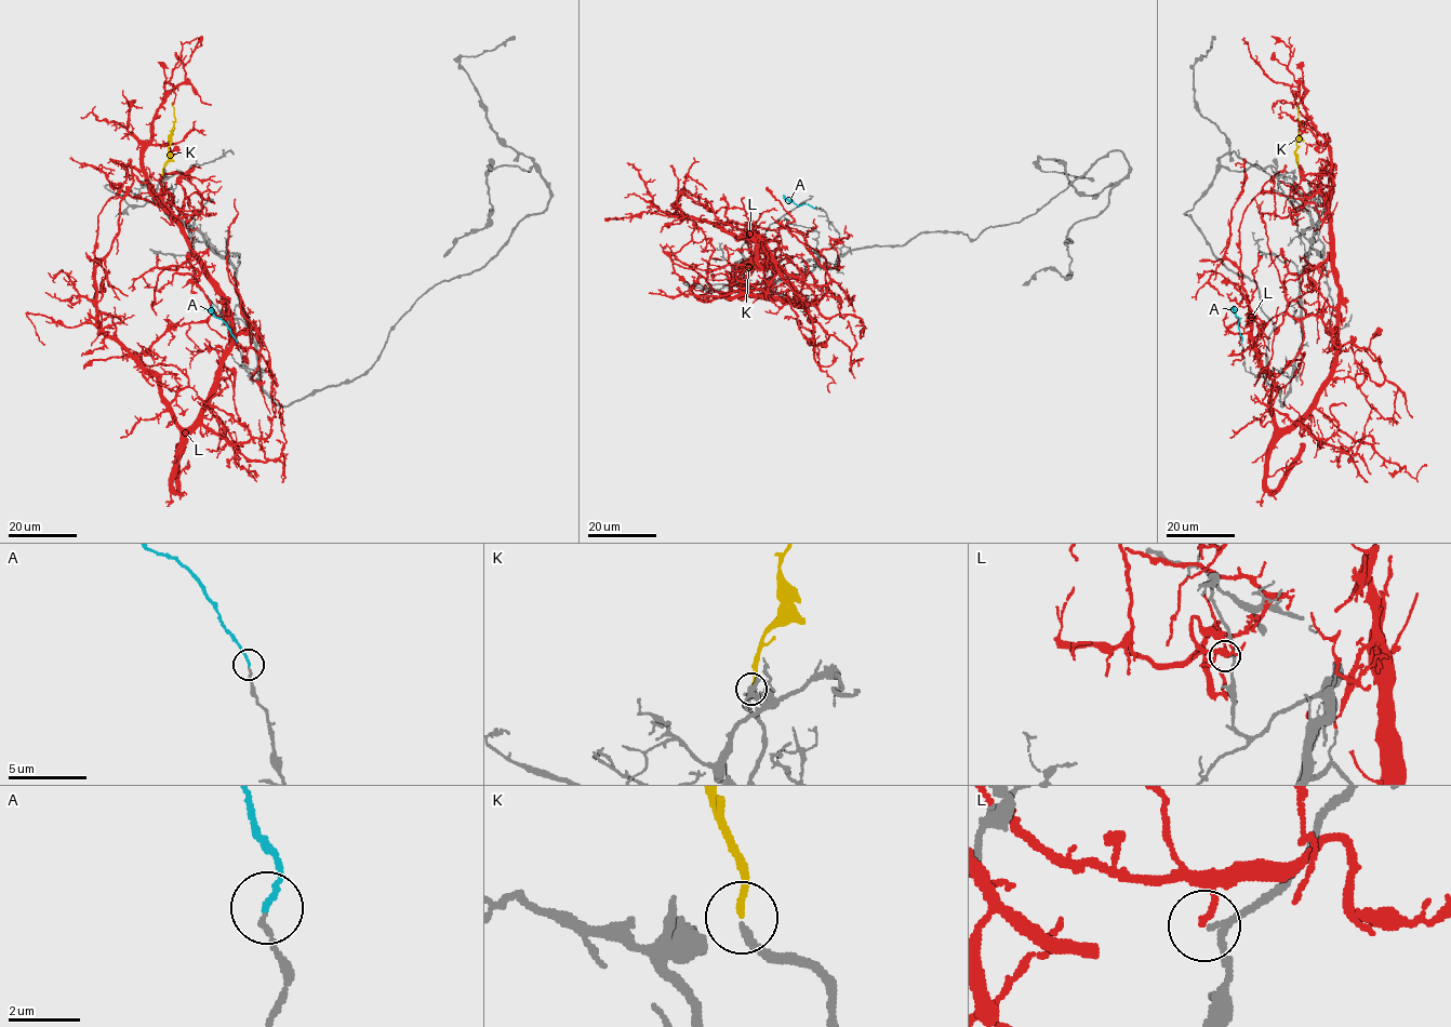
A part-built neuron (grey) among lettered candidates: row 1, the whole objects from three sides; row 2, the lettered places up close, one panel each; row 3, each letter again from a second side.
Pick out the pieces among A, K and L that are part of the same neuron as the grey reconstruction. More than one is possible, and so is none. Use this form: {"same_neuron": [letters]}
{"same_neuron": ["A", "K"]}

